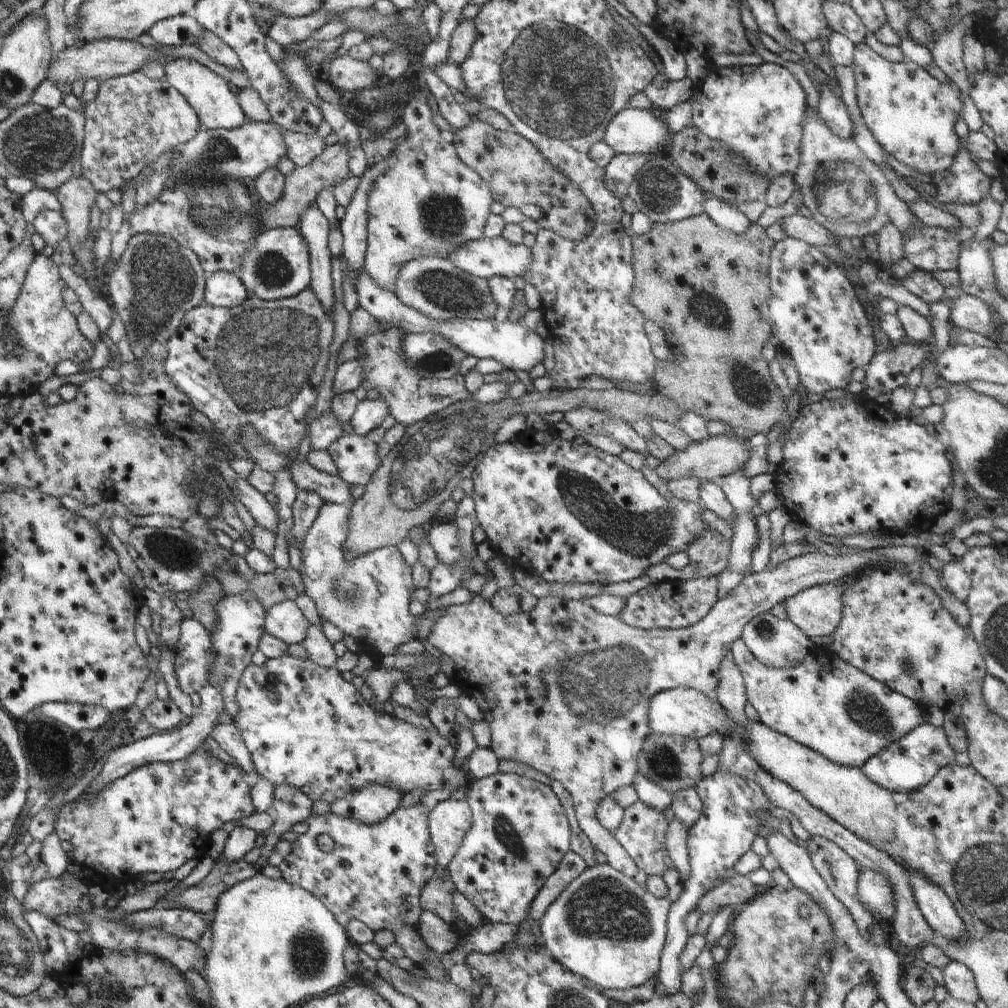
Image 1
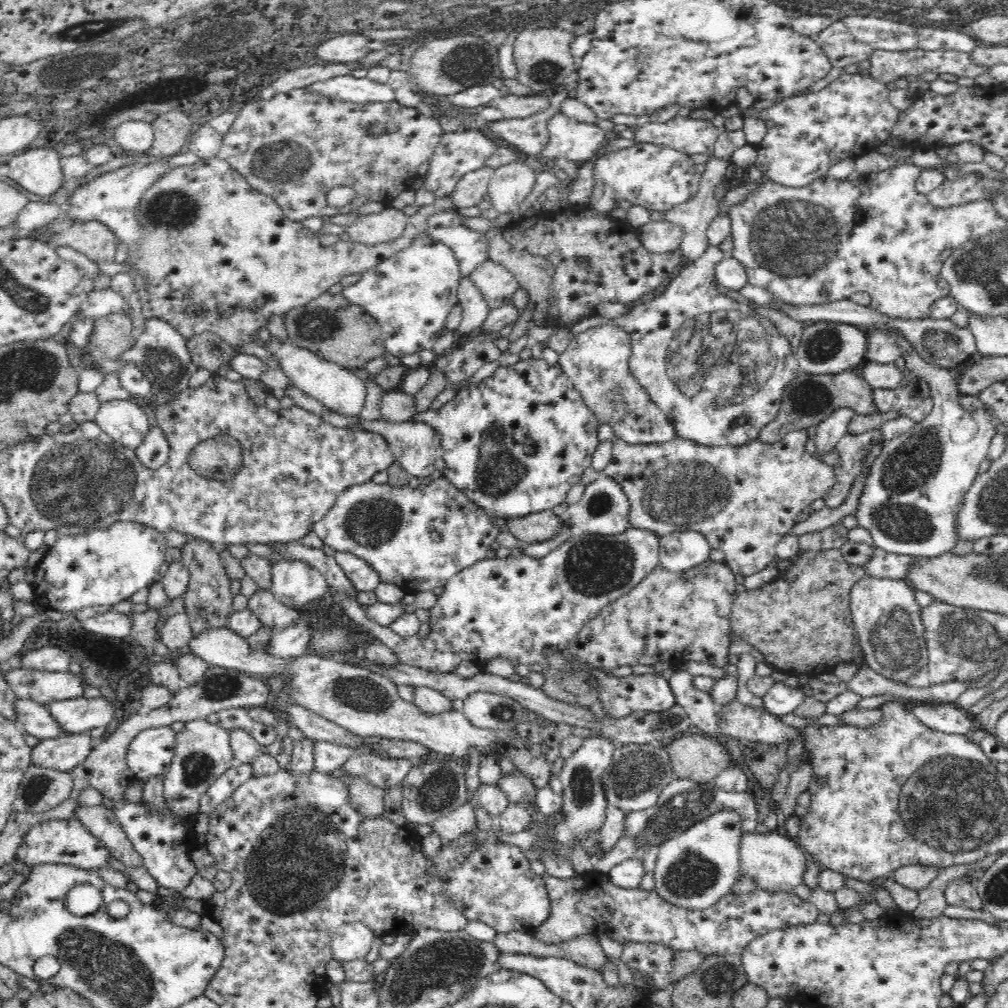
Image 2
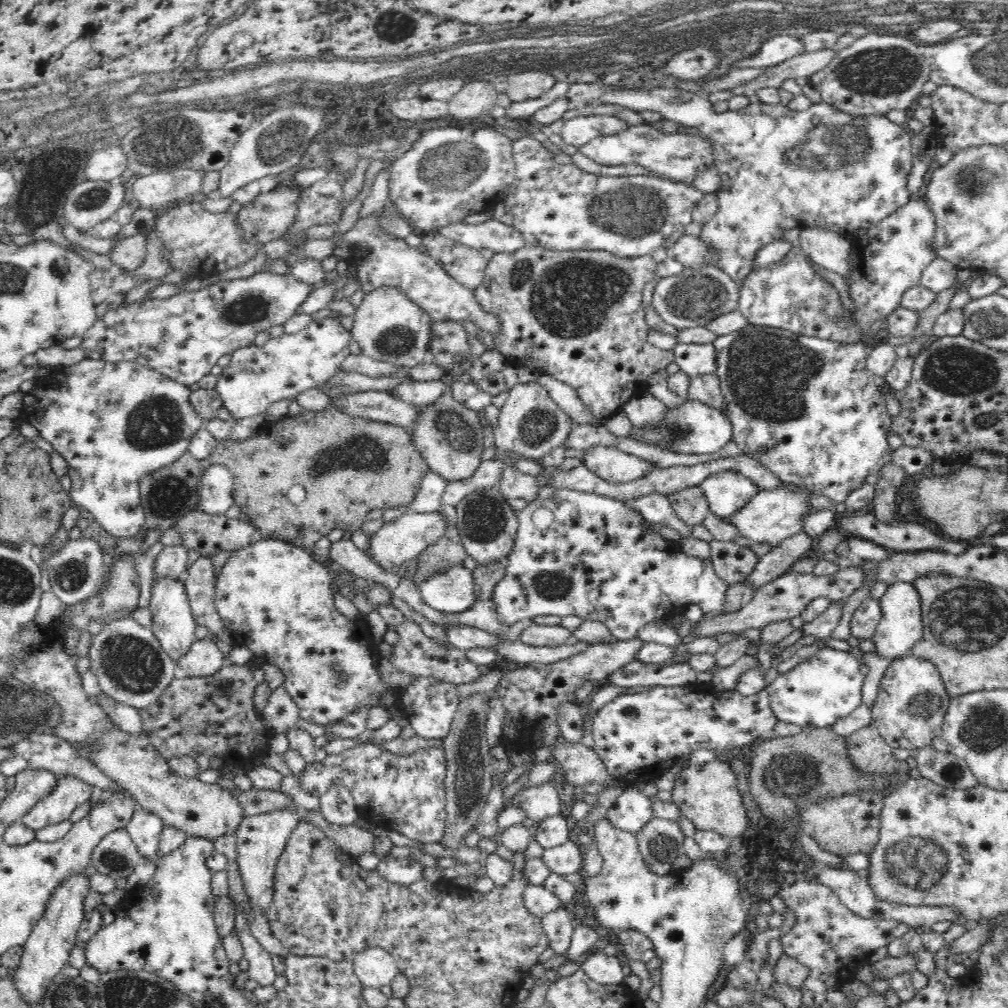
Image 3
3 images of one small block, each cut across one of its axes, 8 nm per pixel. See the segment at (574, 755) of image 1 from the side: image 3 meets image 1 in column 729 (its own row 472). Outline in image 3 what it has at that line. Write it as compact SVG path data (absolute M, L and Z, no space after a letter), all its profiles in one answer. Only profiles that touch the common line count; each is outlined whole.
M604 444L592 446L579 455L588 470L612 484L646 477L648 472L658 469L654 463Z

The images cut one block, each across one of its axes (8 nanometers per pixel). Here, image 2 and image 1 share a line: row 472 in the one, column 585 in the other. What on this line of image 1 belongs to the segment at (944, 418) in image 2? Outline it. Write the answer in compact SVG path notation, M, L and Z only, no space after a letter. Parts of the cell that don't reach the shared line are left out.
M608 863L587 867L539 920L543 944L554 960L600 988L634 988L655 978L667 937L668 898L656 898Z

